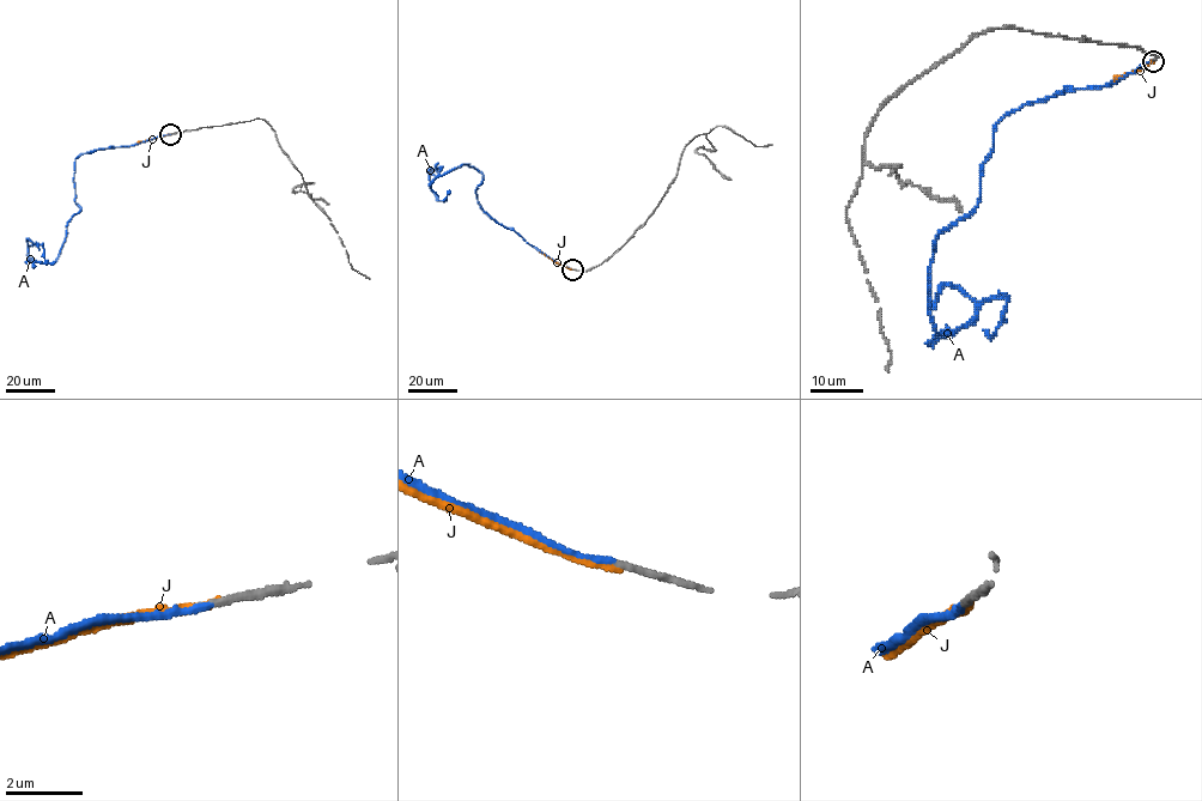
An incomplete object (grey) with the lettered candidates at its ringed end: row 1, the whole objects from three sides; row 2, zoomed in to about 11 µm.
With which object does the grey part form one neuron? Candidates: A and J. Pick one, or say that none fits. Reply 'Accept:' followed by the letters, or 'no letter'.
Accept: A

